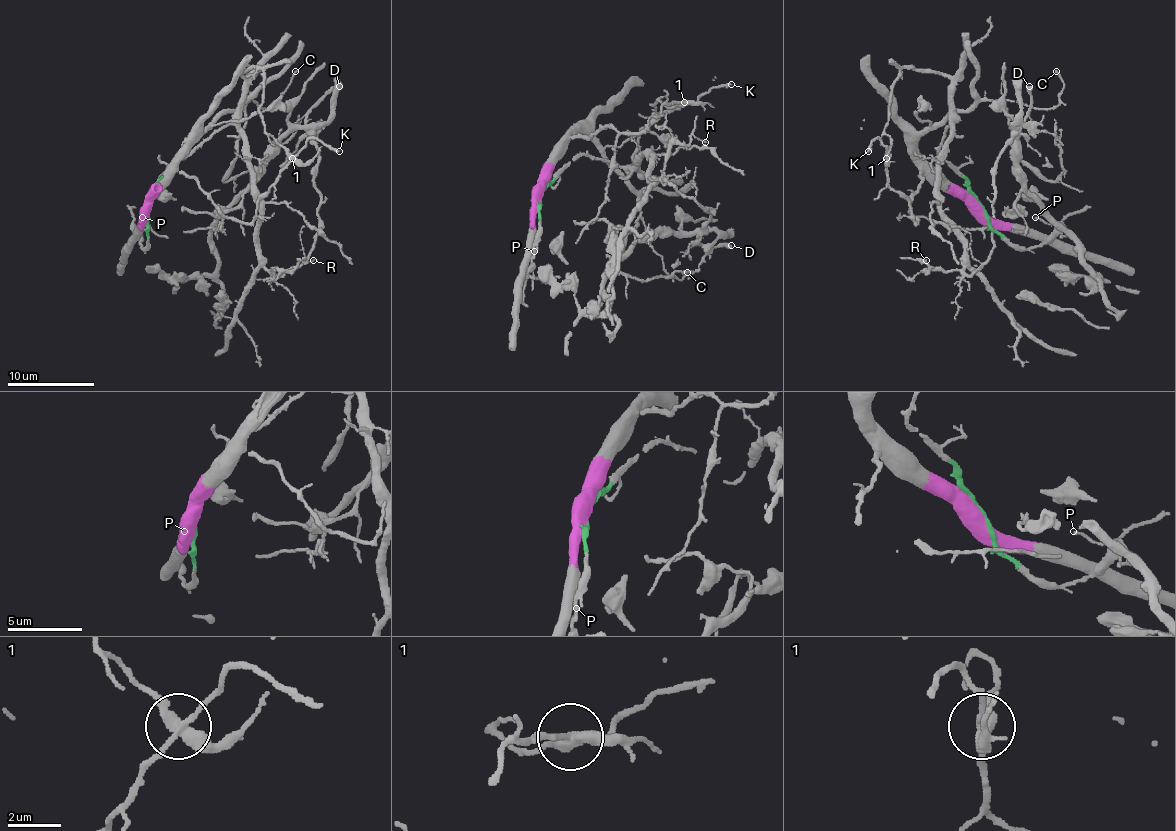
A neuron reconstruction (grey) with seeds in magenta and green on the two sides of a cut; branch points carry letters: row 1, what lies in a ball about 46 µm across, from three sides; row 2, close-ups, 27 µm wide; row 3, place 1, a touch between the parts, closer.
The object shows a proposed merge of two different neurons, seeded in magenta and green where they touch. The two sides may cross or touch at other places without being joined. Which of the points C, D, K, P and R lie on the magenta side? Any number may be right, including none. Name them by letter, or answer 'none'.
C, K

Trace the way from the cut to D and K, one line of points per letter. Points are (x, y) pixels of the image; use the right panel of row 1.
D: (980, 205), (938, 153), (951, 125), (938, 205), (971, 275), (988, 258), (995, 166), (1030, 108), (1030, 86)
K: (980, 208), (954, 197), (925, 171), (910, 210), (917, 223), (910, 203), (888, 184), (880, 138), (869, 151)

